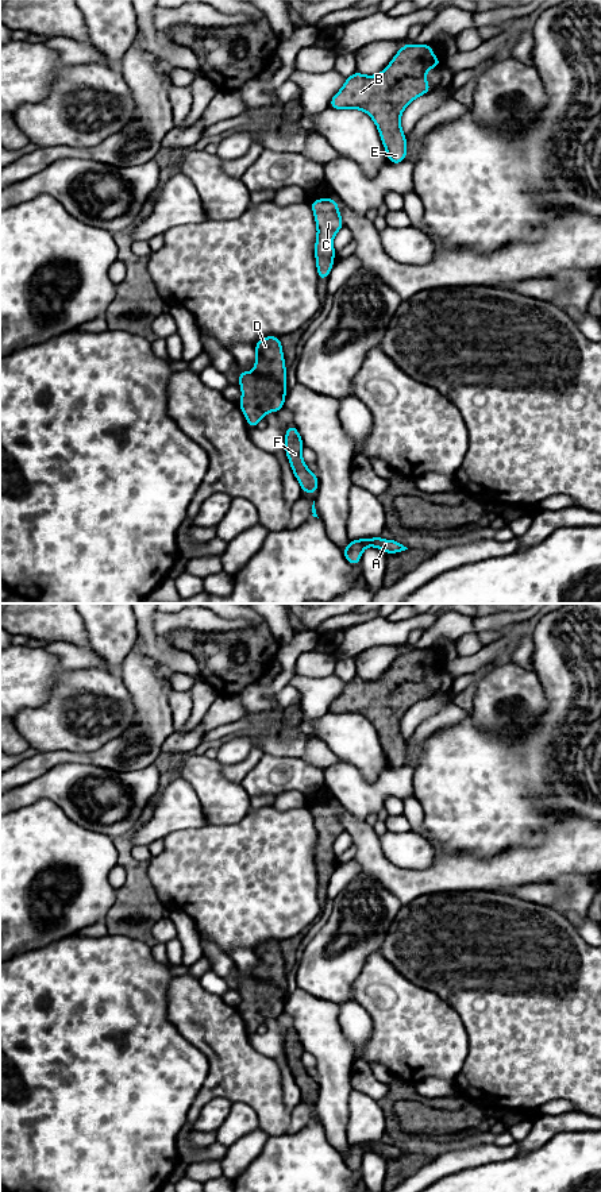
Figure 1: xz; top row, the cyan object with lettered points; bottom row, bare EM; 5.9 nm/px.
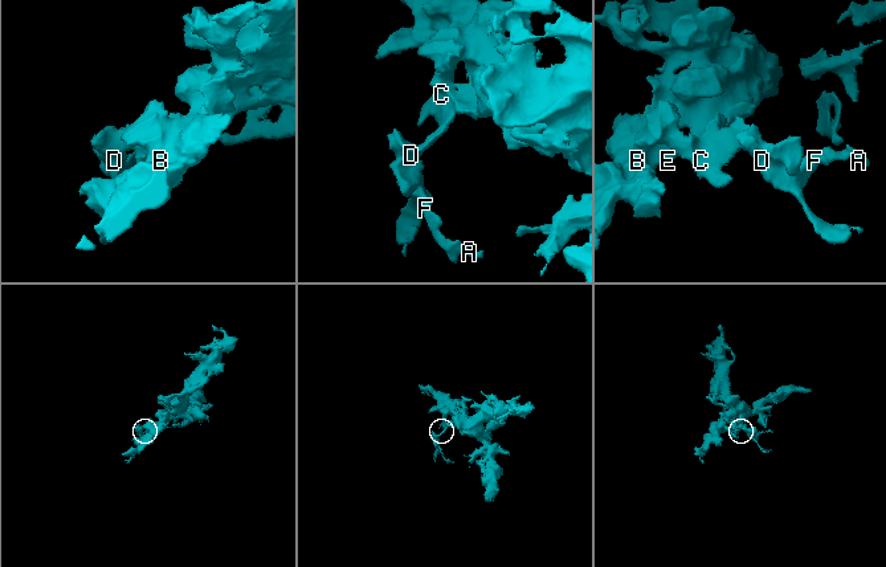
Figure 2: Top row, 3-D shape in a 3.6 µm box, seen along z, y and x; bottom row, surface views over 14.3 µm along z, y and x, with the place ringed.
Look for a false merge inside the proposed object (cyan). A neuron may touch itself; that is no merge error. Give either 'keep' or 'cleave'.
cleave

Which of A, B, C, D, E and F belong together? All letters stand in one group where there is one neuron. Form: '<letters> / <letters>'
A D F / B C E

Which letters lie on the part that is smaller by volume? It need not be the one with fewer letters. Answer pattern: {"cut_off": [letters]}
{"cut_off": ["A", "D", "F"]}

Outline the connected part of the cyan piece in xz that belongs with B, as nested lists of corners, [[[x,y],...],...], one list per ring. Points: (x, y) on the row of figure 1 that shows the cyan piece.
[[[404,43],[380,74],[352,73],[330,101],[330,109],[365,111],[375,123],[393,165],[408,157],[401,113],[416,97],[431,92],[425,73],[443,65],[432,50],[434,45]]]

